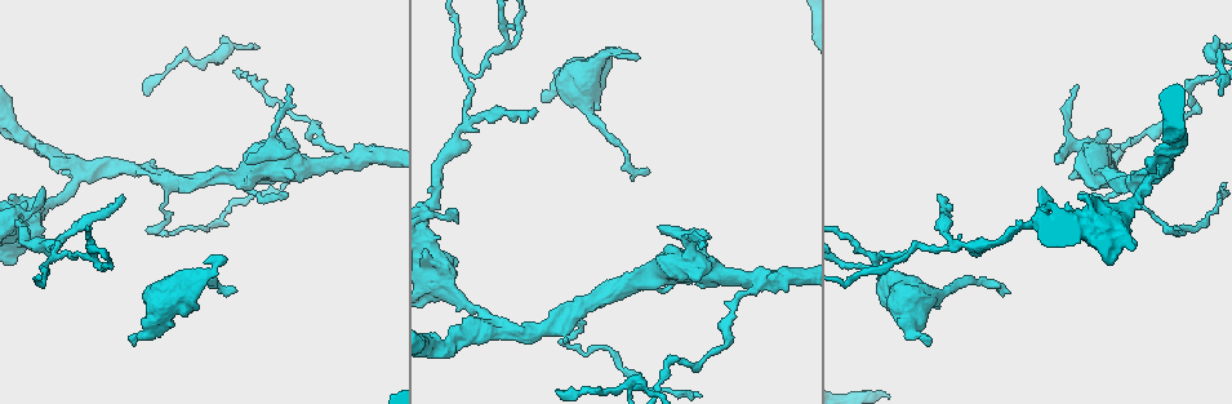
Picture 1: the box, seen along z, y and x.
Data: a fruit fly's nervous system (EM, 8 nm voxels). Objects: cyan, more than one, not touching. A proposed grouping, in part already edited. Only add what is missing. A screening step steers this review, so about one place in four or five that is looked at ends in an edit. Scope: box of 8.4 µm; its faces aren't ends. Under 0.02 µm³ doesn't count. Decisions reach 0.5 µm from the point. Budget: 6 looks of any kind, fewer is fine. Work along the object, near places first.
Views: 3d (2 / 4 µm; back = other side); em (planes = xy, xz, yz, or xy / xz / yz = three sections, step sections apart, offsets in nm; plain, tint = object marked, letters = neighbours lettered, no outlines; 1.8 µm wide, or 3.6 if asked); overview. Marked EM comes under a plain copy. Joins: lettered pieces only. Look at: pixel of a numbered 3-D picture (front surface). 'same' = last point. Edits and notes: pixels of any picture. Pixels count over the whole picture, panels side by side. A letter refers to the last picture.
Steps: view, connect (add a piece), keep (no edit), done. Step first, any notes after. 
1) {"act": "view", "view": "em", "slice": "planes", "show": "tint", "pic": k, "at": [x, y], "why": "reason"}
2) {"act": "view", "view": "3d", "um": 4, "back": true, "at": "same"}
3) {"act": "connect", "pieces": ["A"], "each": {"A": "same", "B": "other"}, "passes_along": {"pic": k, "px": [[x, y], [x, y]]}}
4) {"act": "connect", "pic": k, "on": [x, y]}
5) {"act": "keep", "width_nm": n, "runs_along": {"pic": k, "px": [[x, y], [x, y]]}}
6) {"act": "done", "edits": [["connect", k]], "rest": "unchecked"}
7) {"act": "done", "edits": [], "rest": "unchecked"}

{"act": "view", "view": "3d", "um": 2, "back": true, "pic": 1, "at": [637, 56], "why": "free end"}

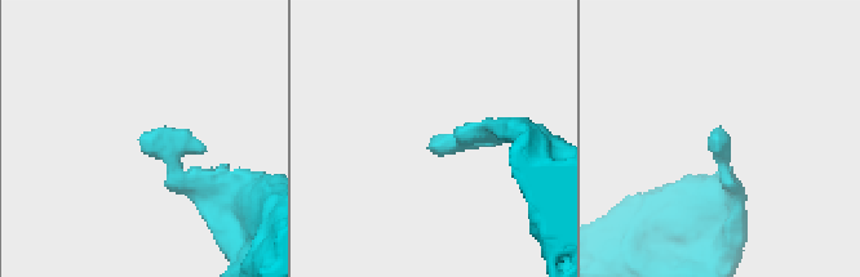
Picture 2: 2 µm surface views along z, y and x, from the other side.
{"act": "view", "view": "em", "slice": "yz", "step": 4, "show": "letters", "pic": 2, "at": [717, 134], "why": "shape alone is not enough"}

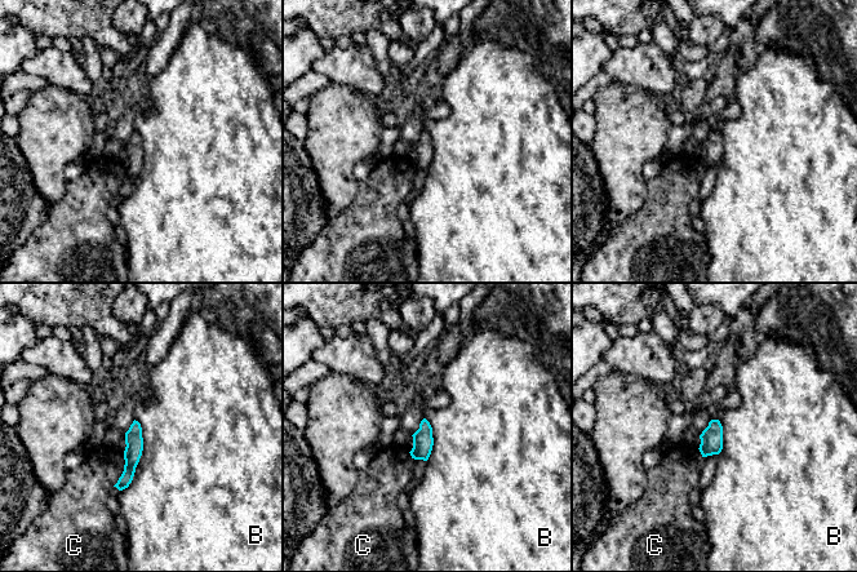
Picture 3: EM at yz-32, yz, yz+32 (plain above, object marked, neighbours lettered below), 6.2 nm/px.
{"act": "keep", "longest_contact_nm": ["B", 460], "each": {"B": "other", "C": "other"}, "border": {"pic": 3, "px": [[134, 418], [142, 455], [120, 491]]}, "found": "none of them fits"}

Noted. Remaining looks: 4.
{"act": "view", "view": "3d", "um": 2, "pic": 1, "at": [955, 247], "why": "a fork"}

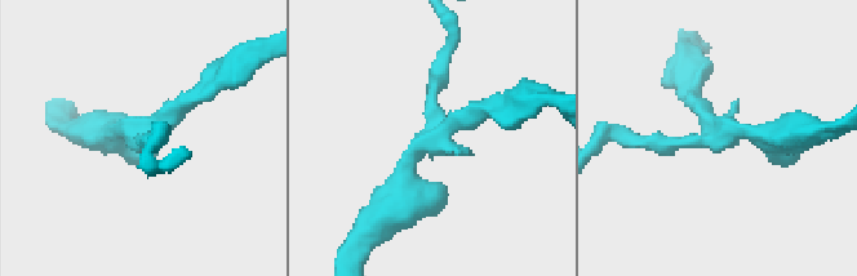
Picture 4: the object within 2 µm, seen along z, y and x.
{"act": "view", "view": "em", "slice": "xz", "step": 4, "show": "tint", "pic": 4, "at": [142, 140], "why": "shape alone is not enough"}

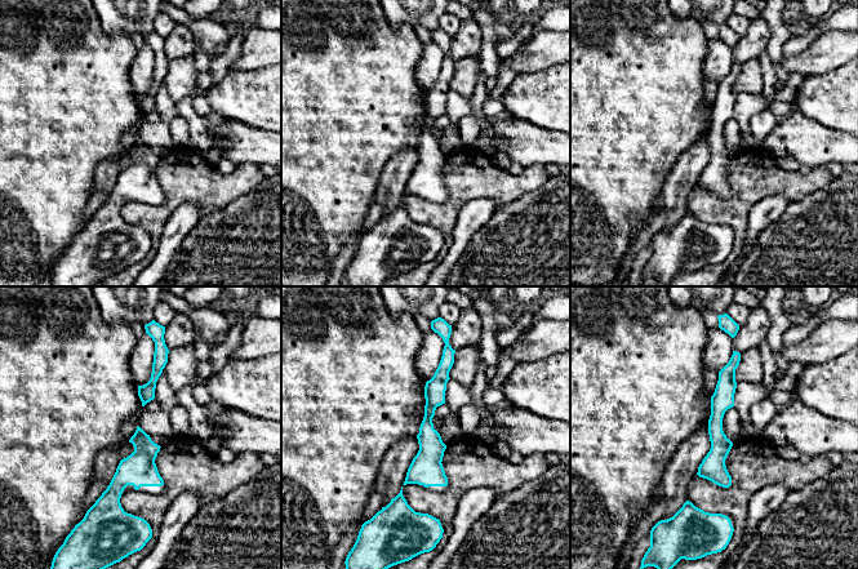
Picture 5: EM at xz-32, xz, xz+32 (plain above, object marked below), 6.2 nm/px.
{"act": "view", "view": "em", "slice": "xy", "step": 16, "show": "letters", "at": "same"}

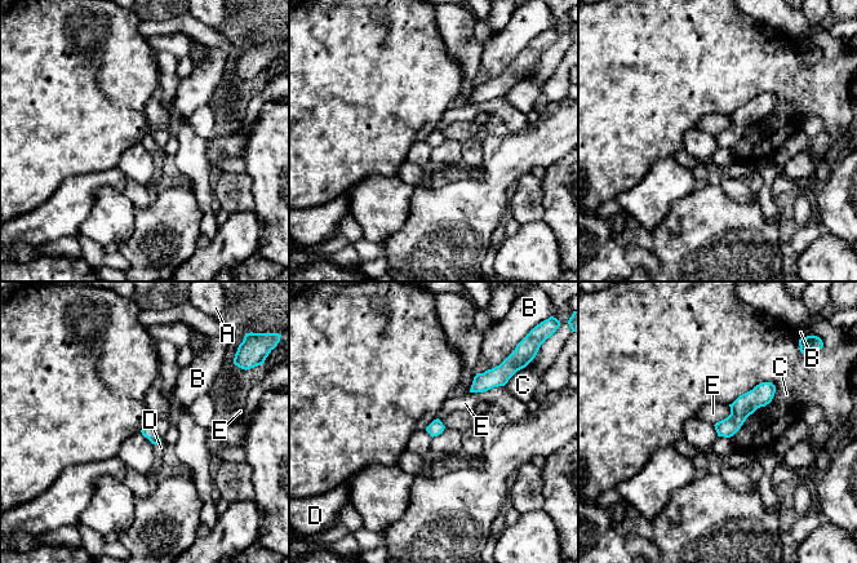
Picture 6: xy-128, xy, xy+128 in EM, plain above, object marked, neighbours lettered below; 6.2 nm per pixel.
{"act": "keep", "each": {"A": "other", "B": "other", "C": "other", "D": "other", "E": "other"}, "found": "no lettered piece goes on from it"}

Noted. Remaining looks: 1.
{"act": "done", "edits": [], "rest": "unchecked"}

